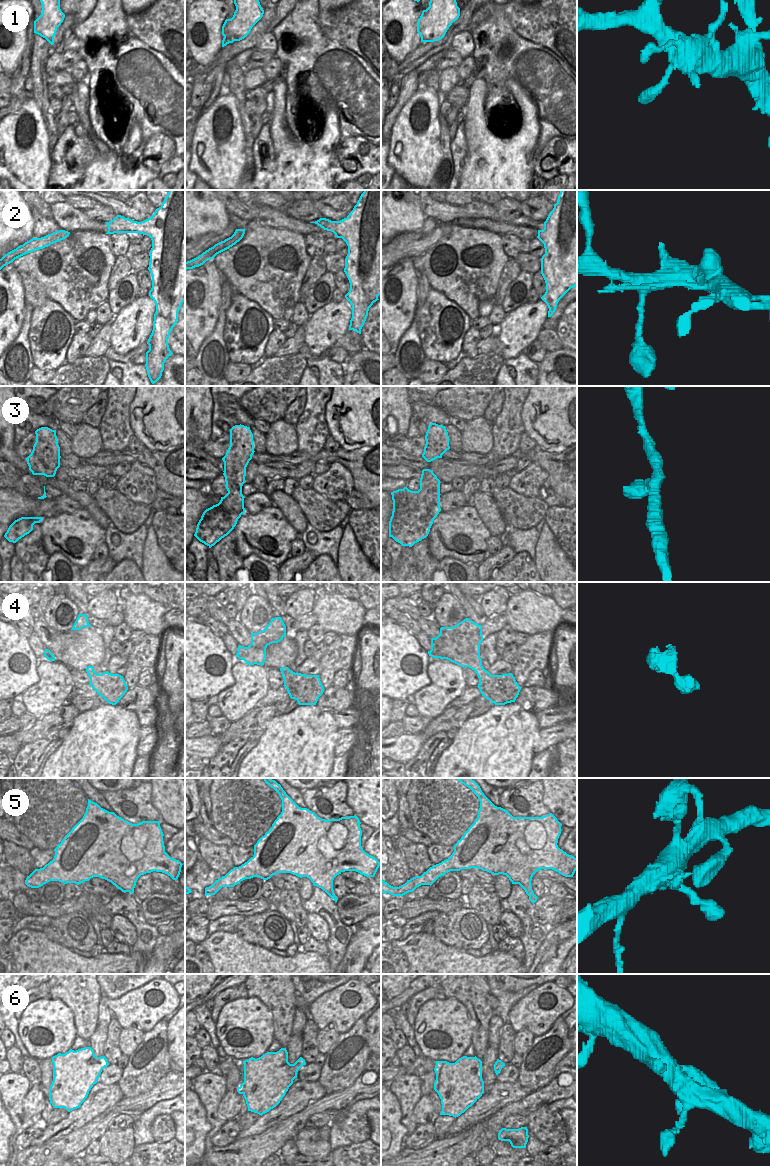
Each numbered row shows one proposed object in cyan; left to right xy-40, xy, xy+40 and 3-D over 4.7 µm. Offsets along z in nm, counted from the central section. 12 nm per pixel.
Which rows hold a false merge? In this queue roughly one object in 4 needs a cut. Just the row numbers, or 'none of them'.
2, 4

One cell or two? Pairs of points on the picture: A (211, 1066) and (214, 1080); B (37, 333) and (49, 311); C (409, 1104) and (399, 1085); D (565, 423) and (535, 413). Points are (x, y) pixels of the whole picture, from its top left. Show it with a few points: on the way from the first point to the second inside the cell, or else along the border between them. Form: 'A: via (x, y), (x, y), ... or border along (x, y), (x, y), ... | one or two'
A: border along (206, 1070), (215, 1072) | two
B: via (42, 328), (47, 316) | one
C: via (408, 1099), (408, 1094), (404, 1090) | one
D: via (558, 416), (542, 415) | one

